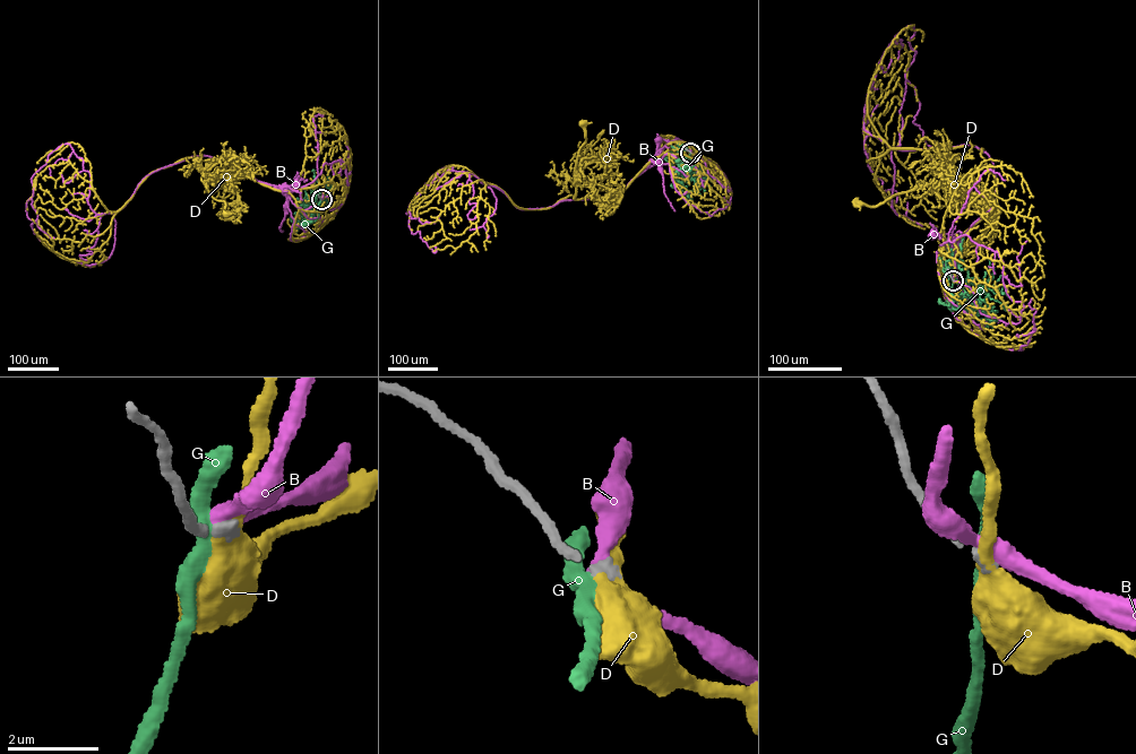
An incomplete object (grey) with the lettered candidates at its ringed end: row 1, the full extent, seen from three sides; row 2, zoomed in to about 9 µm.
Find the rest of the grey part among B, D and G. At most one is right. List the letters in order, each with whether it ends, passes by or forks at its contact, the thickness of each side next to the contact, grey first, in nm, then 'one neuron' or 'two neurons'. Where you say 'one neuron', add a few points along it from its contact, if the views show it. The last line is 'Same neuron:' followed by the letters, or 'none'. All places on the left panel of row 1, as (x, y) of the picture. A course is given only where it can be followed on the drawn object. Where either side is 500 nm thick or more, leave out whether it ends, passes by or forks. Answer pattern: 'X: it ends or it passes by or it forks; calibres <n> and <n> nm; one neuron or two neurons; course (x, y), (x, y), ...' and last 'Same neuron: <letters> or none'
B: it passes by; calibres 280 and 360 nm; two neurons
D: it passes by; calibres 280 and 320 nm; one neuron; course (321, 199), (324, 183), (281, 190), (227, 159), (200, 161), (201, 180), (214, 198), (224, 202), (226, 214)
G: it passes by; calibres 300 and 320 nm; two neurons
Same neuron: D

